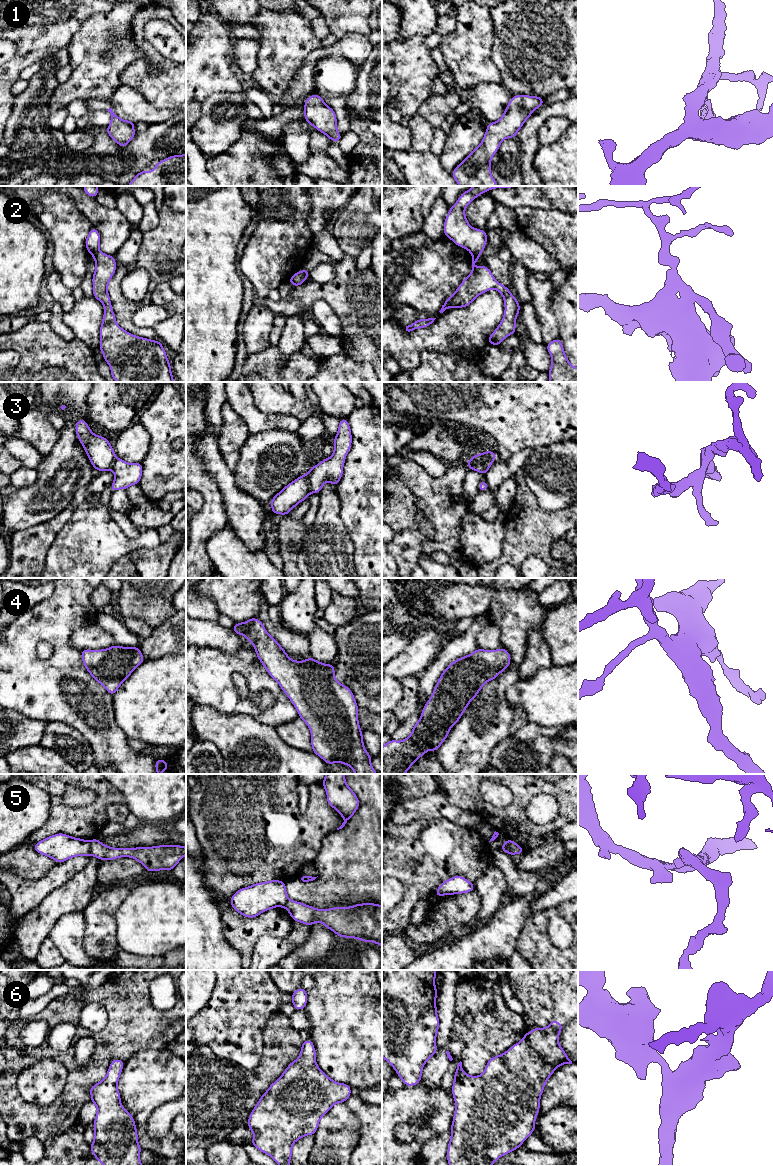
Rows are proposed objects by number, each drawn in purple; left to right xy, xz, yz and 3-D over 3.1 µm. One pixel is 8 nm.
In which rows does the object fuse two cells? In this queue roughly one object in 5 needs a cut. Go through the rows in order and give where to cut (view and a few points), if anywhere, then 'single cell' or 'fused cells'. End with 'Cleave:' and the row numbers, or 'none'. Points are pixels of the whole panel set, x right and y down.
1: no cut; single cell
2: cut in xy along (99, 251), (93, 256); fused cells
3: cut in yz along (474, 456), (483, 459), (489, 467); fused cells
4: no cut; single cell
5: cut in xy along (89, 841), (90, 854); fused cells
6: no cut; single cell
Cleave: 2, 3, 5

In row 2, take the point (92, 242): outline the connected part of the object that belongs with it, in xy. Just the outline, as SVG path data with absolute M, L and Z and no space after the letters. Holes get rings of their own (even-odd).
M92 227L85 240L86 249L92 256L95 256L100 252L99 244L100 244L100 233L96 228Z

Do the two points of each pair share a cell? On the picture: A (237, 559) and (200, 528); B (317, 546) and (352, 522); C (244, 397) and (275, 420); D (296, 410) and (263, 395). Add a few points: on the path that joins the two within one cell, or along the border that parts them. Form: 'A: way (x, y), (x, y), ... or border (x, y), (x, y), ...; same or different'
A: border (226, 525), (207, 540), (206, 552), (211, 561); different
B: border (339, 504), (339, 517), (354, 549); different
C: way (247, 406), (261, 420), (266, 420); same
D: way (288, 404), (271, 398); same

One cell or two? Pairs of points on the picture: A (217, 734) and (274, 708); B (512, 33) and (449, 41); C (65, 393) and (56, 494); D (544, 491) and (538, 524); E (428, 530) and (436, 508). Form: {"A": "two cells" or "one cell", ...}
{"A": "two cells", "B": "two cells", "C": "one cell", "D": "two cells", "E": "two cells"}

